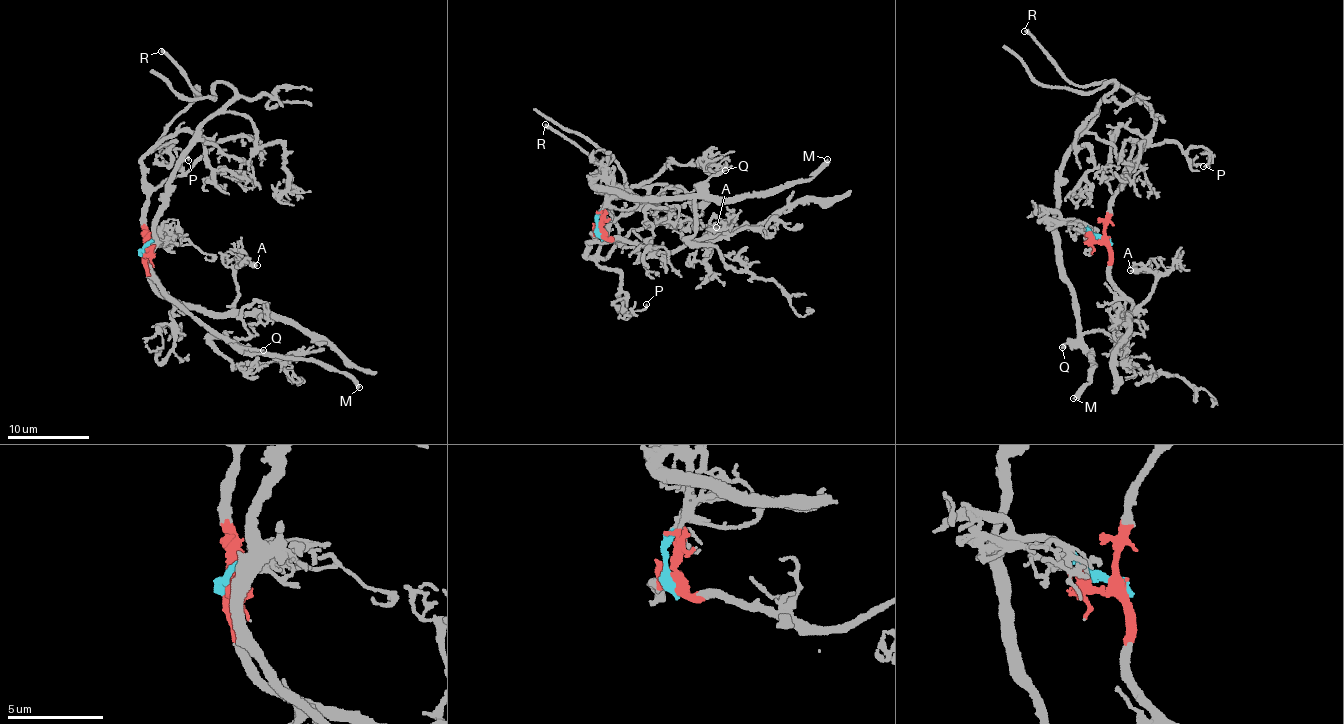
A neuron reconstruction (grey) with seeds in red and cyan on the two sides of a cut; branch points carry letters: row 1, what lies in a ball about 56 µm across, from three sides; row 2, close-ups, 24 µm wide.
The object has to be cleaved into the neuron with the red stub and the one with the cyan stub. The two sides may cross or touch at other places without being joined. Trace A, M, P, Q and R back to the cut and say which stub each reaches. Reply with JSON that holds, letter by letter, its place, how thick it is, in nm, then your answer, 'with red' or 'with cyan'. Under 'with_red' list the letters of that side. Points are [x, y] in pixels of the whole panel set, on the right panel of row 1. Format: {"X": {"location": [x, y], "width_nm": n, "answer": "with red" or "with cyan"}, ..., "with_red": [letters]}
{"A": {"location": [1130, 270], "width_nm": 320, "answer": "with red"}, "M": {"location": [1073, 398], "width_nm": 360, "answer": "with cyan"}, "P": {"location": [1203, 166], "width_nm": 140, "answer": "with red"}, "Q": {"location": [1062, 347], "width_nm": 160, "answer": "with cyan"}, "R": {"location": [1024, 31], "width_nm": 240, "answer": "with red"}, "with_red": ["A", "P", "R"]}

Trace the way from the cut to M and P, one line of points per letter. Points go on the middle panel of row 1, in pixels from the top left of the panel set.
M: (599, 234), (597, 217), (608, 199), (601, 177), (594, 183), (624, 196), (721, 199), (806, 182), (828, 159)
P: (599, 234), (593, 231), (585, 253), (621, 275), (625, 308), (641, 311), (646, 303)

